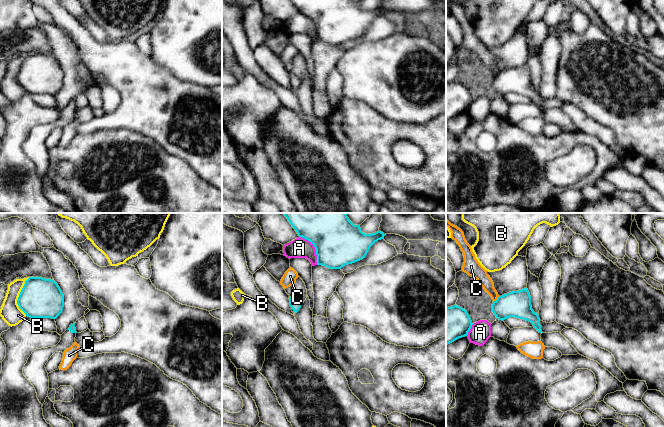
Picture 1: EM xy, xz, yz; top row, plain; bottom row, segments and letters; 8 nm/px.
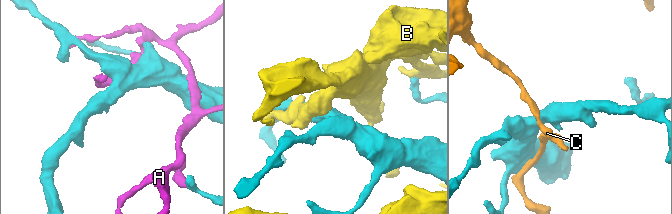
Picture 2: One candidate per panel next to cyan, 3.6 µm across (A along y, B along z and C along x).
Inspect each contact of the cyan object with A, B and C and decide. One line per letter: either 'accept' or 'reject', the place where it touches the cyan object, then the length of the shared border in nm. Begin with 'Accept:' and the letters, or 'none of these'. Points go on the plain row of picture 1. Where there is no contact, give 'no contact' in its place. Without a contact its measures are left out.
Accept: none of these
A: reject; meets cyan in xz at (315, 24); contact 280 nm long
B: reject; meets cyan in xy at (19, 72); contact 320 nm long
C: reject; meets cyan in yz at (497, 75); contact 80 nm long

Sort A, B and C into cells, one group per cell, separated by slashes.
A / B / C

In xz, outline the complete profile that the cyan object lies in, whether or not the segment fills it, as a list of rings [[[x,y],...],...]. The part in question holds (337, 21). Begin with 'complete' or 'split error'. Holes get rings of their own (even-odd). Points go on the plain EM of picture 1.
complete; [[[291,0],[299,13],[310,17],[317,31],[317,41],[341,45],[362,36],[370,23],[386,10],[365,10],[354,0]]]

